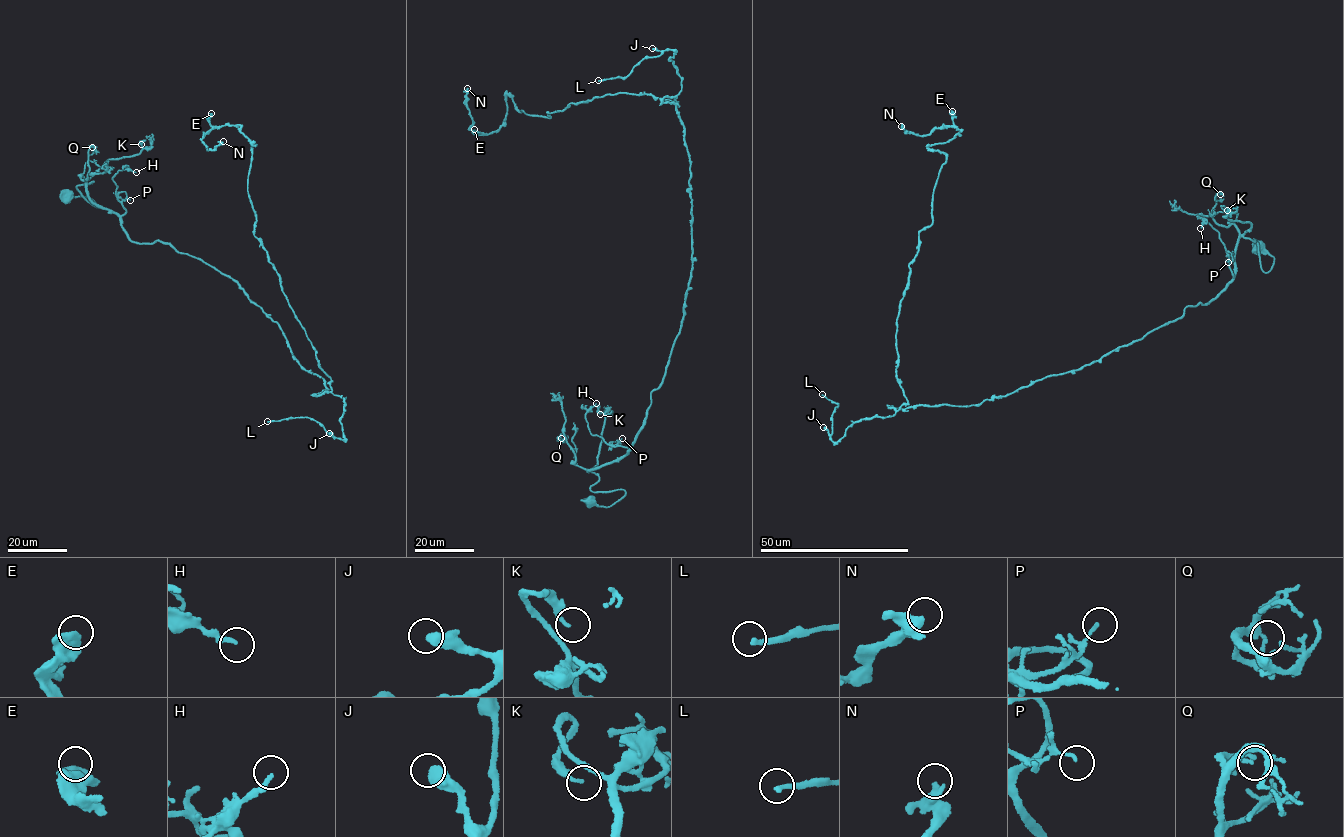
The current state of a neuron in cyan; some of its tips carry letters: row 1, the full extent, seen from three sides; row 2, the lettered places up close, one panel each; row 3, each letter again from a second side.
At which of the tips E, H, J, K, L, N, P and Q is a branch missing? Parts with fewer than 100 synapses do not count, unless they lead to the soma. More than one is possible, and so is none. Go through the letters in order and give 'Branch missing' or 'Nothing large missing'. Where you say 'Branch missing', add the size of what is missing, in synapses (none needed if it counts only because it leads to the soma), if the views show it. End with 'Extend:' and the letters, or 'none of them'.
E: Nothing large missing
H: Nothing large missing
J: Nothing large missing
K: Nothing large missing
L: Branch missing. Roughly 110 synapses
N: Nothing large missing
P: Nothing large missing
Q: Nothing large missing
Extend: L

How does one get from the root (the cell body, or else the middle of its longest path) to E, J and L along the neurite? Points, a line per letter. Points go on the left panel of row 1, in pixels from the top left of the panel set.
E: (68, 195), (98, 207), (91, 181), (131, 240), (237, 283), (331, 391), (254, 235), (254, 145), (211, 113)
J: (68, 195), (98, 207), (91, 181), (131, 240), (237, 283), (345, 399), (329, 433)
L: (68, 195), (98, 207), (91, 181), (131, 240), (237, 283), (346, 403), (343, 439), (267, 421)

